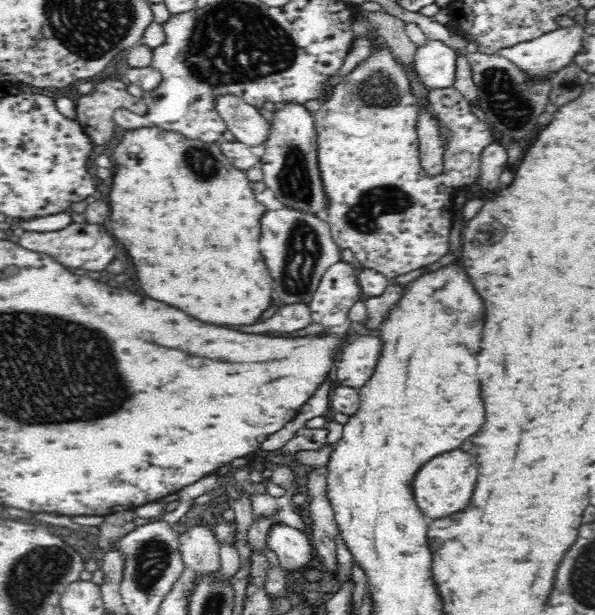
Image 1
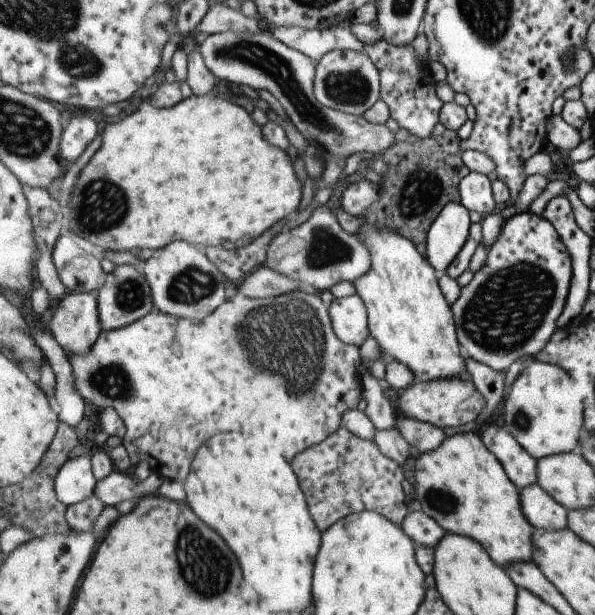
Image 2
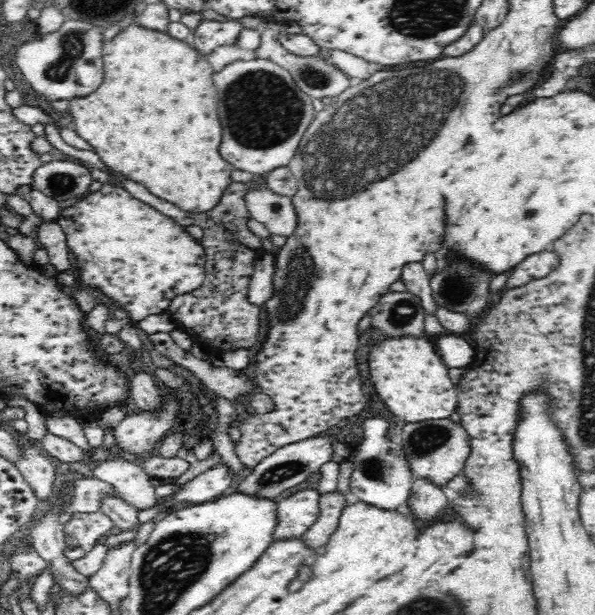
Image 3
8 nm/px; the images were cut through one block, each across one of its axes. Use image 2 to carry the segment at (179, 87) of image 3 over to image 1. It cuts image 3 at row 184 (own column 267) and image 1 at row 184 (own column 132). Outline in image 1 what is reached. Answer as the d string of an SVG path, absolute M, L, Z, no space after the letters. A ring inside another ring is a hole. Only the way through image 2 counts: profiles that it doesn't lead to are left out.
M142 128L138 131L125 131L119 144L111 152L114 186L110 192L110 206L112 206L112 232L114 236L124 244L128 250L134 268L138 270L138 280L146 296L166 302L170 306L176 306L190 316L194 316L200 322L214 324L214 326L252 326L258 324L262 314L272 308L272 294L274 282L270 278L270 272L266 270L266 264L262 264L260 256L260 220L268 213L268 208L256 200L254 192L250 192L252 186L244 171L238 171L222 154L218 144L205 144L200 140L189 140L176 134L176 132L164 132L154 128Z

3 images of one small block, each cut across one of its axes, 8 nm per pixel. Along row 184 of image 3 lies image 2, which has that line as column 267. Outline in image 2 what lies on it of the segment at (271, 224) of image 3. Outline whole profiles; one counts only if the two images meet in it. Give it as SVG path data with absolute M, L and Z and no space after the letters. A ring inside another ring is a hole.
M325 205L317 206L305 222L279 233L270 244L265 265L319 293L339 282L355 282L371 270L373 258L361 238L345 232Z

